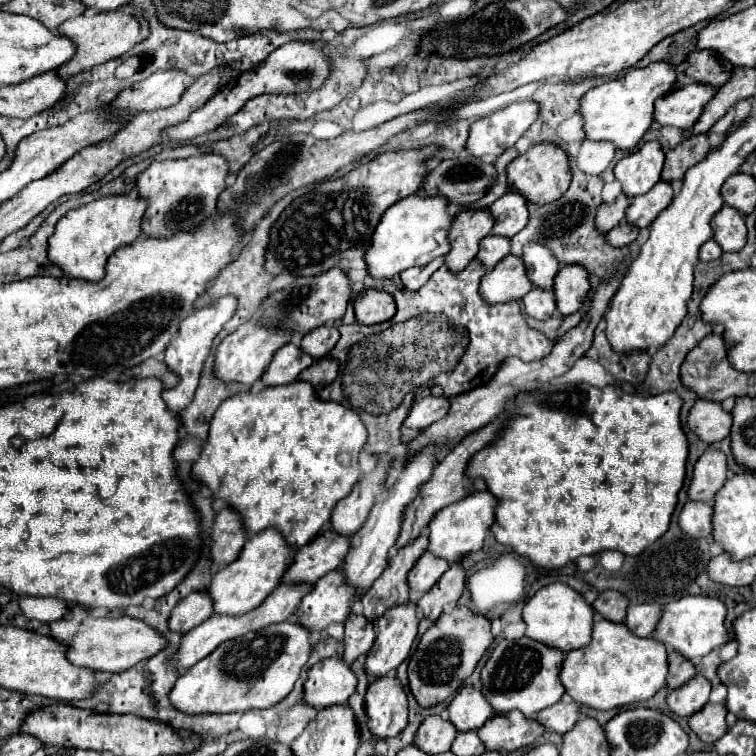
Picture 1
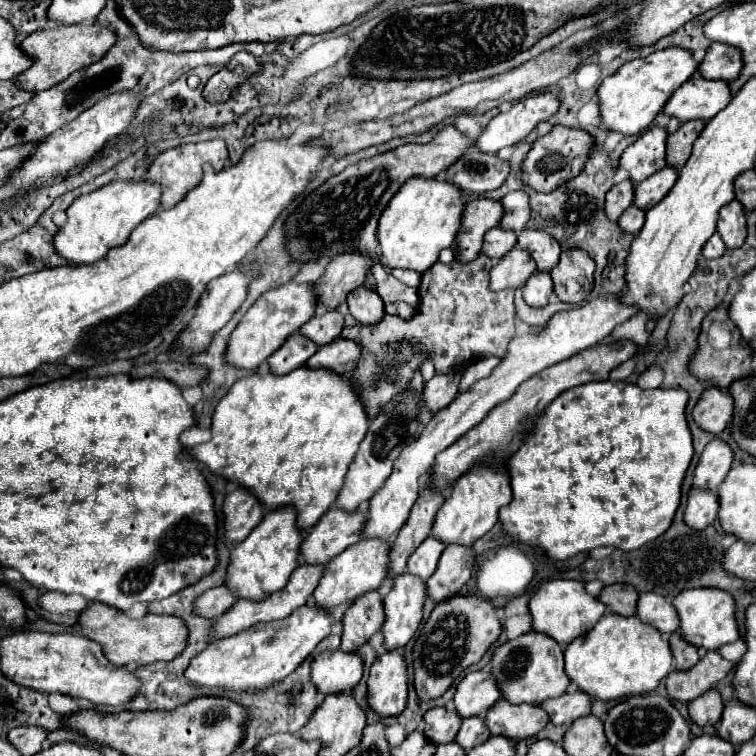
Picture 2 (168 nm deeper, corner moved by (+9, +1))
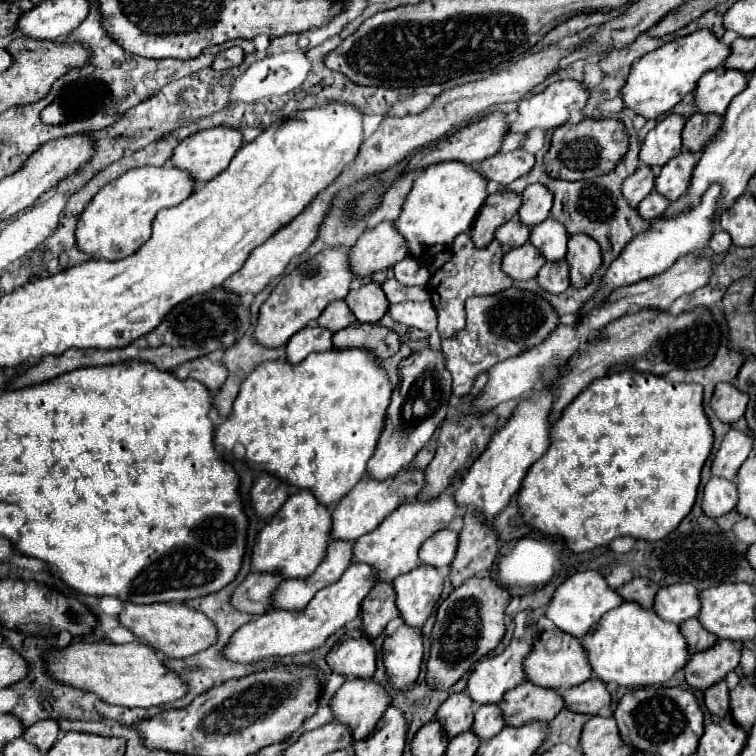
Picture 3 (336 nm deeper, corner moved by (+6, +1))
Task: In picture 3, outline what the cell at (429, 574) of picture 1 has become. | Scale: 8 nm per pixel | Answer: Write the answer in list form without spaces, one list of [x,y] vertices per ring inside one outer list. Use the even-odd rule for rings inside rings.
[[[442,529],[424,541],[420,549],[420,563],[428,563],[438,569],[448,567],[454,561],[456,547],[458,547],[458,531]]]

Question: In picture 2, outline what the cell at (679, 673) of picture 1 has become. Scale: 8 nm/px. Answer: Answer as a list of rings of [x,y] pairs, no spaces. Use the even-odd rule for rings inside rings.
[[[673,633],[669,637],[669,645],[671,645],[671,653],[675,659],[677,671],[687,671],[689,667],[693,667],[699,661],[699,651],[693,645],[683,643],[683,639],[677,633]]]

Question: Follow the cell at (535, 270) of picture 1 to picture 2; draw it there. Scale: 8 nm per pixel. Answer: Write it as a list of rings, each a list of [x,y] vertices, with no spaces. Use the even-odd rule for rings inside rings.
[[[525,229],[517,237],[517,245],[531,253],[531,257],[537,263],[537,271],[551,271],[559,263],[561,247],[545,231]]]

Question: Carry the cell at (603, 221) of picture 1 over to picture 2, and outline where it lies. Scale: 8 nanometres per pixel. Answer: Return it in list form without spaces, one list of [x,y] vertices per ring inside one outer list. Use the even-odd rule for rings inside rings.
[[[625,179],[619,185],[609,189],[607,199],[605,199],[605,211],[607,211],[607,217],[613,219],[613,223],[633,203],[633,189],[635,187],[633,187],[633,183],[629,179]]]

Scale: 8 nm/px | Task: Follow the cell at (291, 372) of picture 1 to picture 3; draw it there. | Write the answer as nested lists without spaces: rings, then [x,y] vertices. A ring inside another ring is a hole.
[[[308,325],[302,331],[298,331],[286,345],[286,359],[290,363],[300,363],[310,353],[330,351],[332,349],[332,331],[326,331],[326,327]]]

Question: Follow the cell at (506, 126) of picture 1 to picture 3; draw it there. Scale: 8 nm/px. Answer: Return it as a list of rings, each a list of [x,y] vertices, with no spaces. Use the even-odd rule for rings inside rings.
[[[562,79],[550,83],[542,93],[520,101],[518,119],[510,125],[510,133],[528,133],[536,127],[556,129],[566,125],[574,111],[582,111],[588,103],[590,89],[582,81]]]

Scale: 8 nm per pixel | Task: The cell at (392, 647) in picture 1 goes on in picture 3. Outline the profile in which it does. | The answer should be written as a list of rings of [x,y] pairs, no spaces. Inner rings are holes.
[[[420,565],[404,575],[398,575],[394,579],[394,589],[398,595],[396,605],[404,623],[422,627],[442,595],[444,577],[436,567]]]

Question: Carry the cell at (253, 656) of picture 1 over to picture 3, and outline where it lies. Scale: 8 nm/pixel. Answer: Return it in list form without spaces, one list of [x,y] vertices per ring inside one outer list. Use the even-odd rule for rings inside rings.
[[[366,563],[352,565],[336,583],[320,589],[302,611],[270,609],[260,617],[256,617],[254,621],[242,625],[242,629],[238,629],[232,635],[230,643],[224,649],[224,655],[230,661],[252,663],[264,657],[298,655],[304,651],[318,649],[332,633],[336,633],[338,629],[342,629],[346,623],[354,621],[360,615],[360,605],[376,583],[378,583],[378,571],[374,567],[370,569]]]

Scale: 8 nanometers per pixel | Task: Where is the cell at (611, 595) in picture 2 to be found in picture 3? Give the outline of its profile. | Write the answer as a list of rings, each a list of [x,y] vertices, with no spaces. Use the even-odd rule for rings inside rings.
[[[636,577],[628,583],[624,583],[618,593],[624,597],[624,601],[634,601],[642,603],[644,609],[650,609],[654,605],[654,597],[658,593],[658,583],[646,579],[646,577]]]

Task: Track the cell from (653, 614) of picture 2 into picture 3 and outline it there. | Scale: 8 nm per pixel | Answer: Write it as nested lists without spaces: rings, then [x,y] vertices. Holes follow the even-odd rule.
[[[674,583],[674,587],[662,587],[656,595],[654,611],[664,619],[680,625],[682,621],[696,617],[700,611],[700,591],[688,583]]]

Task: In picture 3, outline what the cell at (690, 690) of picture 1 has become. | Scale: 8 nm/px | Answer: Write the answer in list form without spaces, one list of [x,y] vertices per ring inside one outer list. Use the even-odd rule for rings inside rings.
[[[718,639],[714,647],[694,653],[684,667],[684,675],[690,687],[708,689],[710,685],[722,681],[728,671],[734,671],[740,663],[742,643]]]

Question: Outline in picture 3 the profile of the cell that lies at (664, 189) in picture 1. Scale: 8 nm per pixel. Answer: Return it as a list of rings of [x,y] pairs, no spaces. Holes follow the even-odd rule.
[[[682,151],[680,155],[676,155],[666,167],[660,169],[654,189],[674,203],[678,197],[682,197],[688,191],[696,161],[698,157],[690,151]]]

